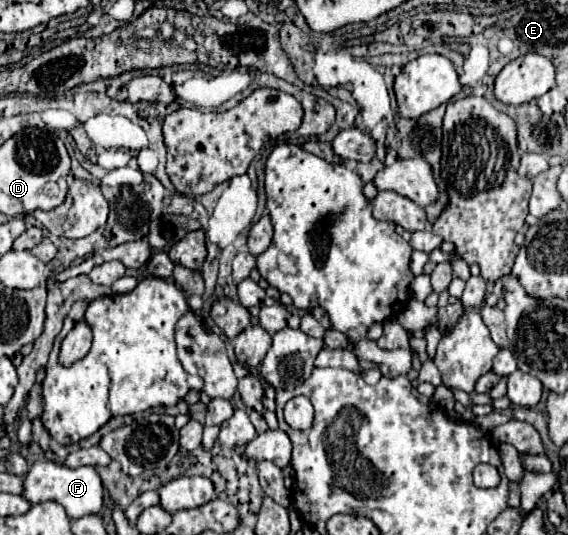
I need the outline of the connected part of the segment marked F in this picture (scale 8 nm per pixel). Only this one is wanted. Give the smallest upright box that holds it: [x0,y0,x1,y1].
[23,460,103,518]

